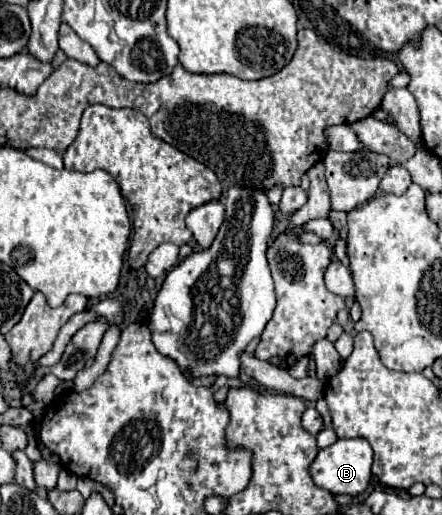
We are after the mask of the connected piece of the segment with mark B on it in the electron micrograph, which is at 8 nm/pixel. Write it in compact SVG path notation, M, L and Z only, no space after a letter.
M339 438L333 446L319 450L315 462L311 464L311 476L319 488L325 488L333 494L357 496L369 488L371 464L373 464L373 450L371 450L367 440L363 440L363 438L353 438L353 440Z

